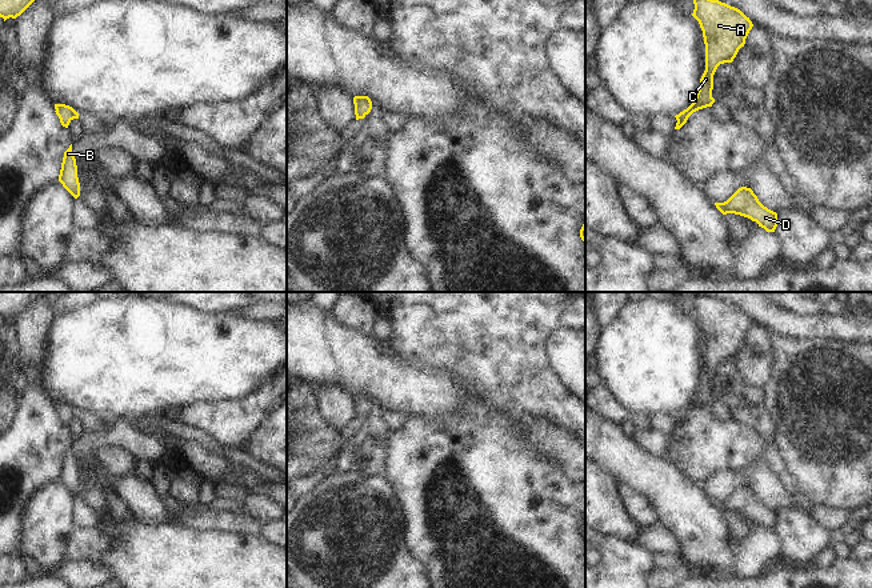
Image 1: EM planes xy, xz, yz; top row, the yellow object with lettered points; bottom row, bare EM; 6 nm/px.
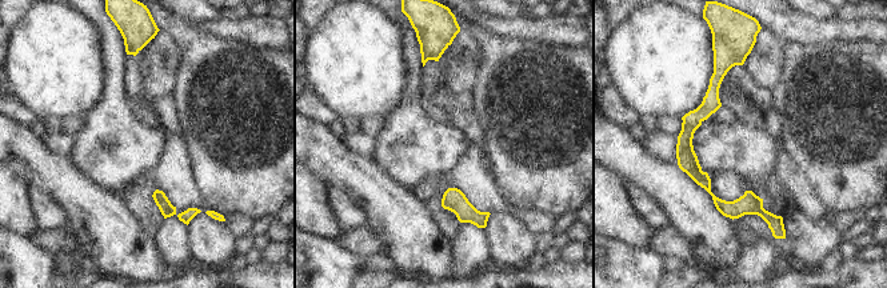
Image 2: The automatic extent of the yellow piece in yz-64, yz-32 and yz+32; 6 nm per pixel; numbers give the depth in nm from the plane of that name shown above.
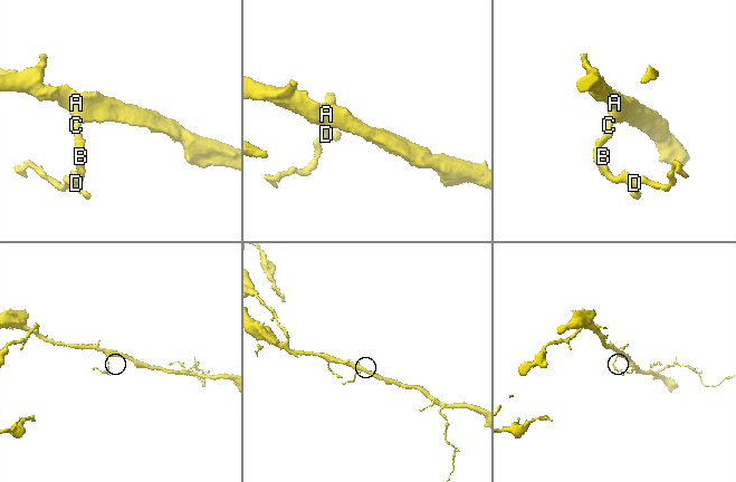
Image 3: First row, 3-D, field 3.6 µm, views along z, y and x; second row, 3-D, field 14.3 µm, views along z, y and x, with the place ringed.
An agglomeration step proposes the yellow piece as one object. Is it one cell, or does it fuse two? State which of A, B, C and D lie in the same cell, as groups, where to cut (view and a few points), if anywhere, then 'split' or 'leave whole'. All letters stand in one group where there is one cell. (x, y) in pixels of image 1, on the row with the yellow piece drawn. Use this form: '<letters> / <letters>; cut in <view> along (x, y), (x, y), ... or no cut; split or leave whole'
A B C D; no cut; leave whole

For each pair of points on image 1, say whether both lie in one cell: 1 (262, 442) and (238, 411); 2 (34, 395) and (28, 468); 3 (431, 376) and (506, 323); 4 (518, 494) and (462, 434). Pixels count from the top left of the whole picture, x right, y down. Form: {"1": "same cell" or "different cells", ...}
{"1": "different cells", "2": "same cell", "3": "different cells", "4": "same cell"}

